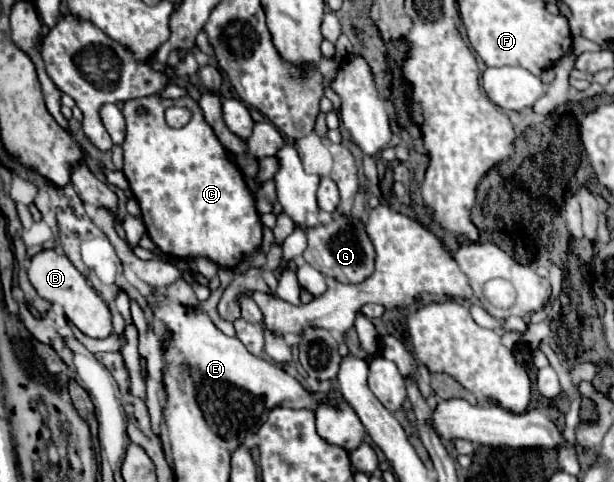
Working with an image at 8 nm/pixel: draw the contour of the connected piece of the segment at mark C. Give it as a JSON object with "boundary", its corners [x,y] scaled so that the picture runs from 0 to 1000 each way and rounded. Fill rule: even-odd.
{"boundary":[[[259,195],[207,207],[200,220],[200,241],[207,253],[207,282],[200,295],[200,361],[210,373],[210,386],[220,402],[220,415],[230,432],[233,465],[239,473],[243,494],[252,510],[272,527],[275,535],[314,539],[314,535],[340,535],[360,556],[383,556],[396,544],[399,531],[419,523],[425,515],[428,465],[422,440],[415,432],[412,398],[406,394],[393,353],[376,332],[376,320],[350,282],[347,266],[337,257],[324,212],[308,199],[292,207],[272,207]],[[223,220],[243,228],[239,241],[223,241]],[[275,220],[301,220],[314,232],[311,253],[295,270],[282,270],[269,257],[265,232]]]}

